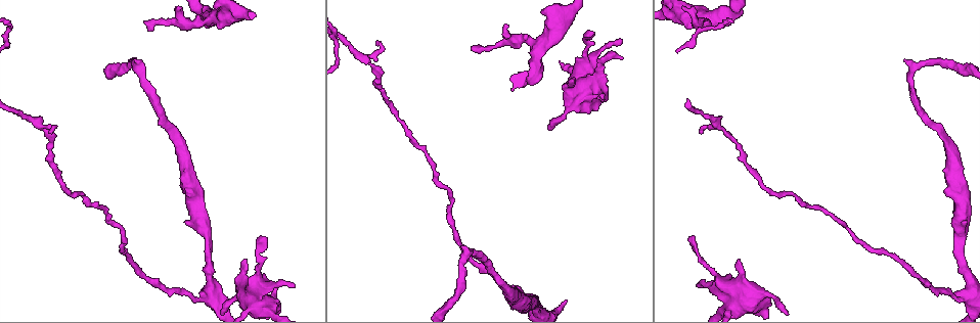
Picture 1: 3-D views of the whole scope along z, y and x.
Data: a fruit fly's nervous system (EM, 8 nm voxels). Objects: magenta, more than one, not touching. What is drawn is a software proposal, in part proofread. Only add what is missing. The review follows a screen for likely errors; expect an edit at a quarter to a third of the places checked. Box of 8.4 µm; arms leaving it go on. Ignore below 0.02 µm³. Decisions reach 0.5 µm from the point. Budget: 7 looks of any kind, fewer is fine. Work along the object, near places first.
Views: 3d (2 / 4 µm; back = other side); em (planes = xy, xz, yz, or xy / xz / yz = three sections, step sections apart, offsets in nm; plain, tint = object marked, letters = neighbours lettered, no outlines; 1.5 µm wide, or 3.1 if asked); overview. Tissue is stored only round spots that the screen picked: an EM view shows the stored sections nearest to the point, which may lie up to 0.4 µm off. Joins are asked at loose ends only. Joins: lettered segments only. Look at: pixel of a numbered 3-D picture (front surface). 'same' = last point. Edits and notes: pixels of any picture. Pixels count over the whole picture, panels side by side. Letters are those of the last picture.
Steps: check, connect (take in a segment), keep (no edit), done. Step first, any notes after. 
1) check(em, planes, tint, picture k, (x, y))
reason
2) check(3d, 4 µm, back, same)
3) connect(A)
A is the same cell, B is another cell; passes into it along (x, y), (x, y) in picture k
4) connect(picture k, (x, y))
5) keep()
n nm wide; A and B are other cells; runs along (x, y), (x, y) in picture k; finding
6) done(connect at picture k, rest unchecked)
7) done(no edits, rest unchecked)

check(3d, 2 µm, picture 1, (705, 24))
free end

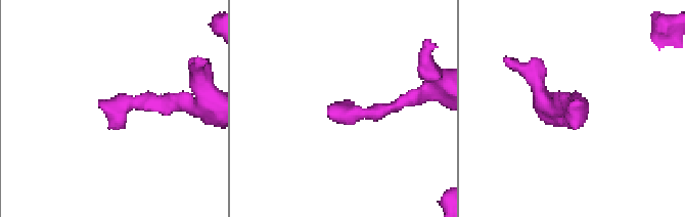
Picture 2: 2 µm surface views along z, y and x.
check(em, planes, letters, picture 2, (98, 105))
now the EM

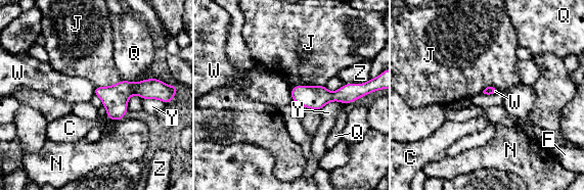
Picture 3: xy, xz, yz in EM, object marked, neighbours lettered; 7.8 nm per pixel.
keep()
C, F, J, N, Q, W, Y and Z are other cells; runs along (353, 88), (335, 96), (294, 96) in picture 3; no lettered segment goes on from it

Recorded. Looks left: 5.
check(3d, 2 µm, picture 1, (50, 131))
thin end

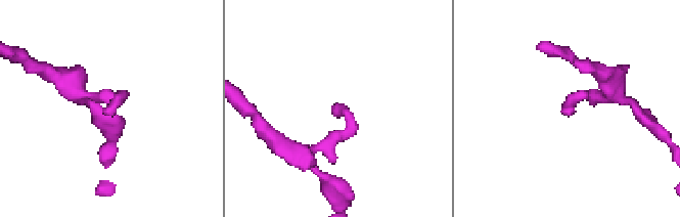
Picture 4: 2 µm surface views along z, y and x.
check(em, xz, step 4, tint, picture 4, (344, 108))
now the EM

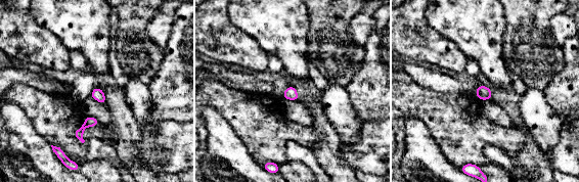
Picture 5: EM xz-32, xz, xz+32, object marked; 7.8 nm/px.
check(em, planes, letters, same)
another direction

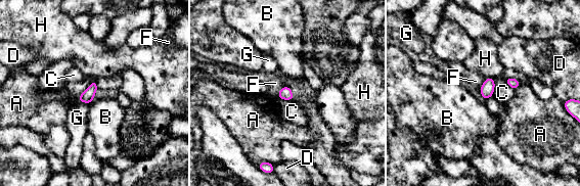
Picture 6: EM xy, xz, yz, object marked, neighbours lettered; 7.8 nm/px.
keep()
A, B, C, D, F, G and H are other cells; border along (93, 79), (77, 96) in picture 6; no lettered segment goes on from it

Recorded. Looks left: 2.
check(em, xy, step 8, letters, picture 1, (622, 43))
thin end

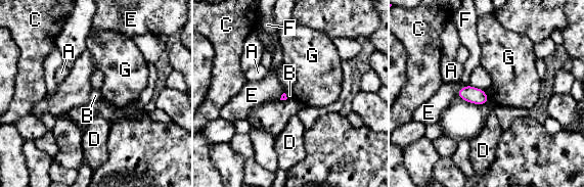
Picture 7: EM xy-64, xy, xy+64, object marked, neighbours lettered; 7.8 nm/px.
check(em, planes, letters, same)
another direction

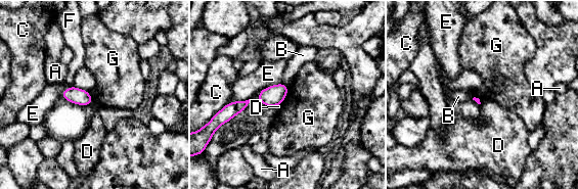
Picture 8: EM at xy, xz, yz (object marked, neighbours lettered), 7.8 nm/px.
keep()
E touches over 200 nm; A, B, C, D, E, F and G are other cells; none of them fits

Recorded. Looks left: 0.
done(no edits, rest unchecked)

